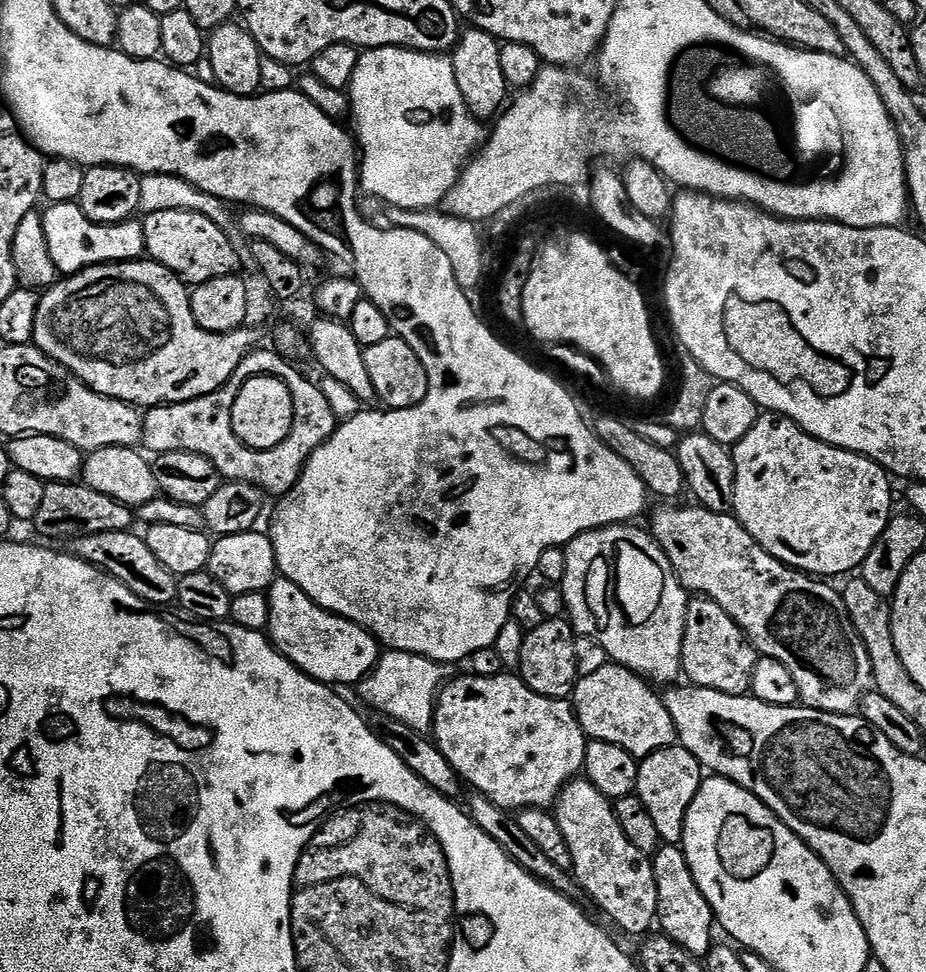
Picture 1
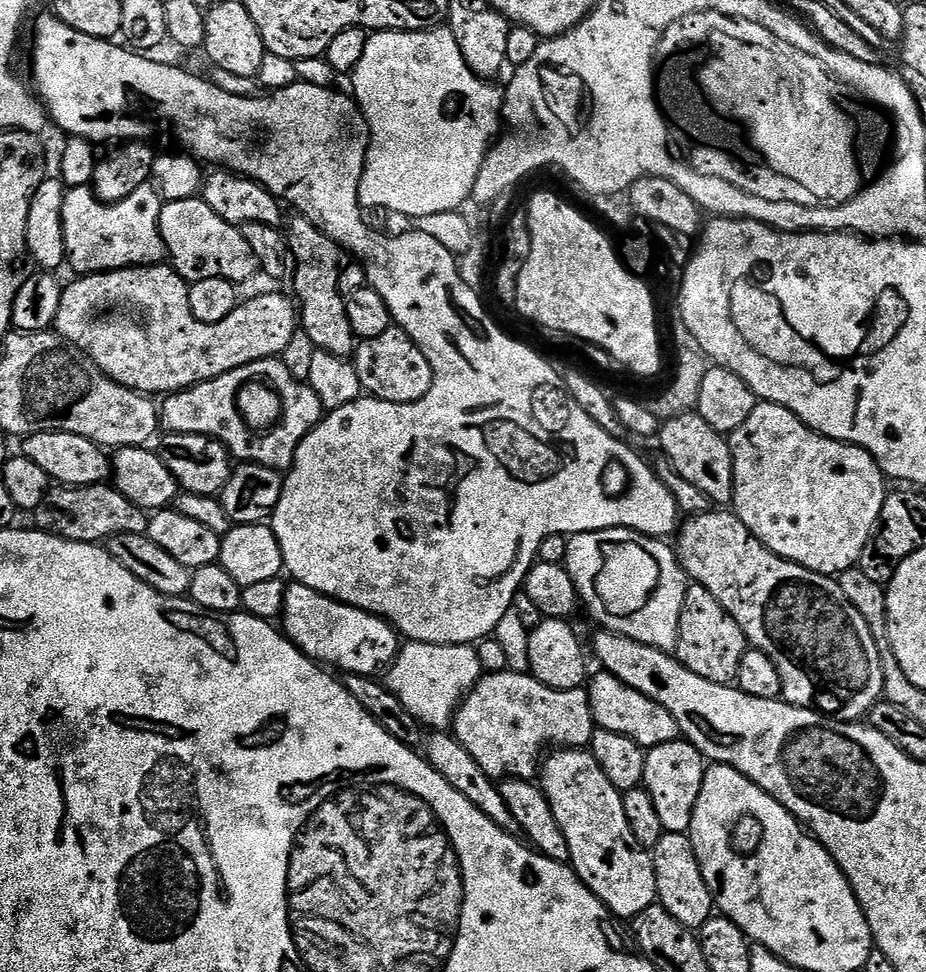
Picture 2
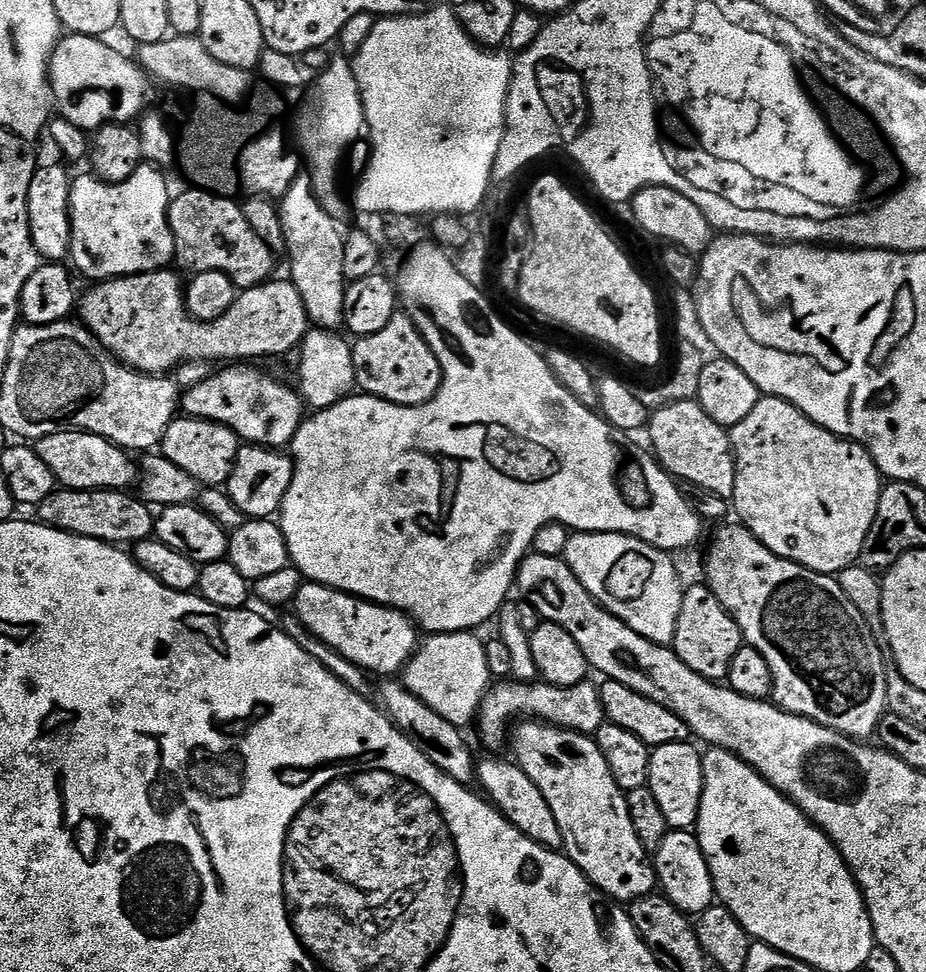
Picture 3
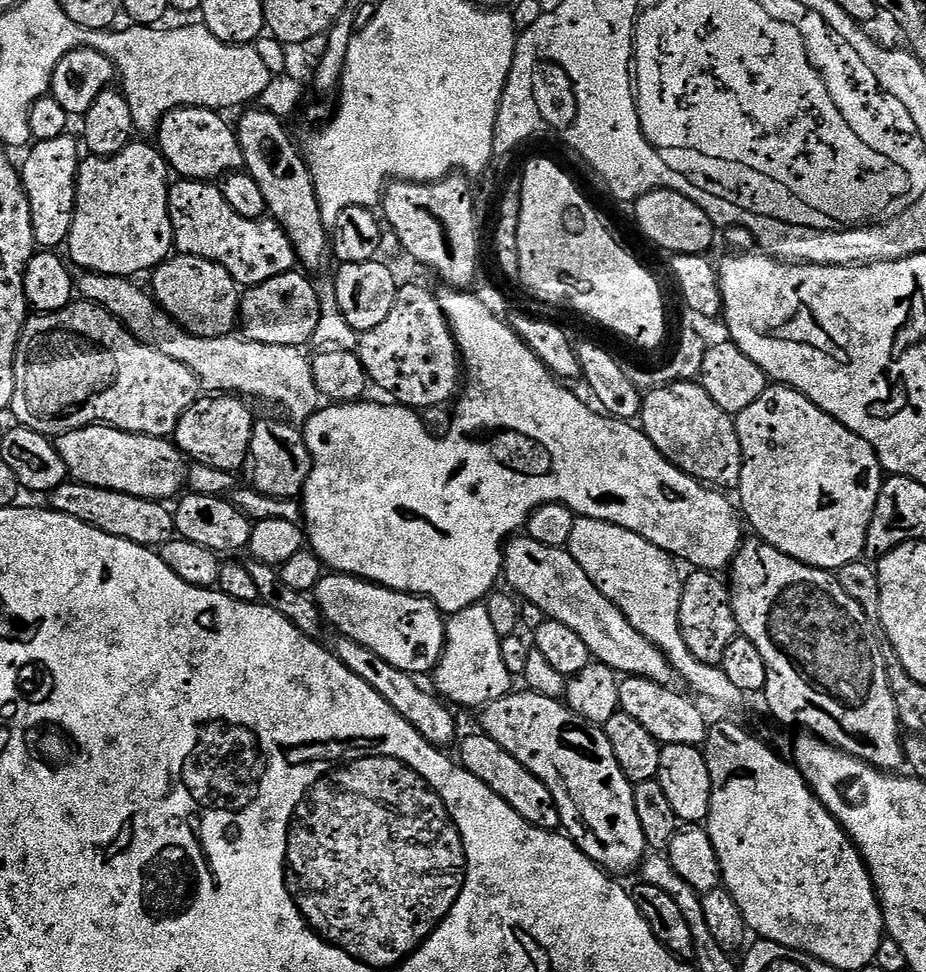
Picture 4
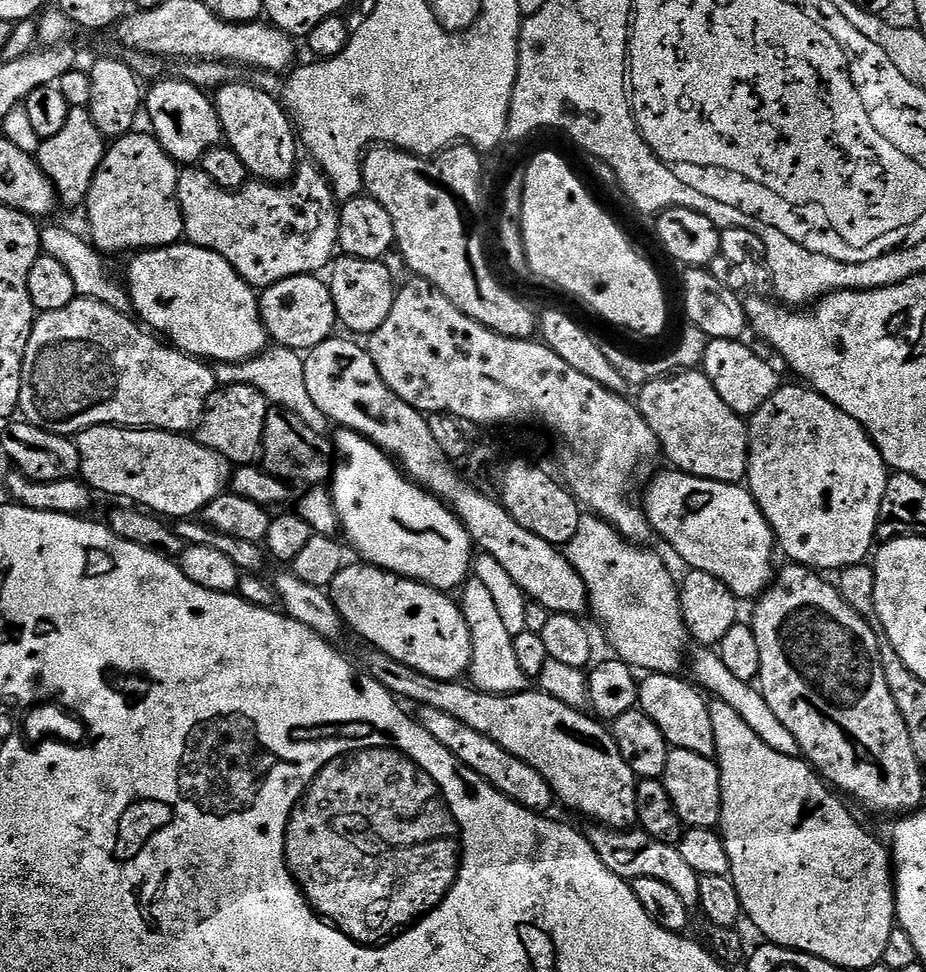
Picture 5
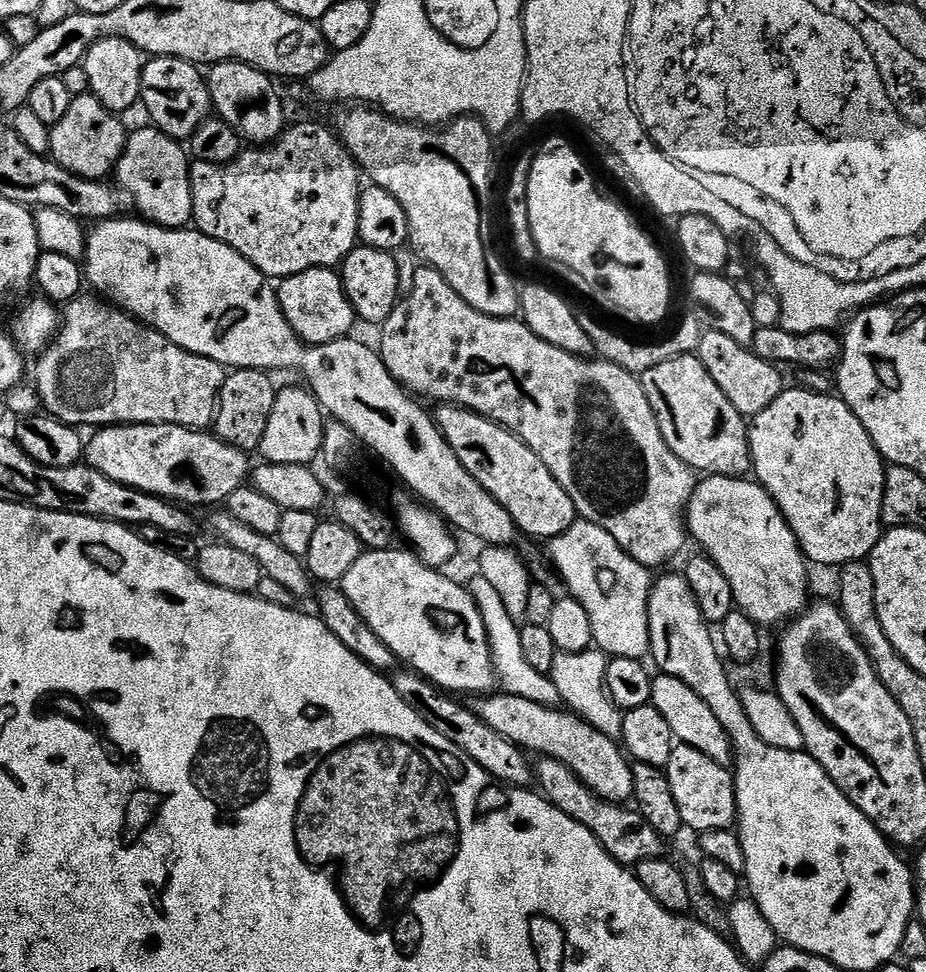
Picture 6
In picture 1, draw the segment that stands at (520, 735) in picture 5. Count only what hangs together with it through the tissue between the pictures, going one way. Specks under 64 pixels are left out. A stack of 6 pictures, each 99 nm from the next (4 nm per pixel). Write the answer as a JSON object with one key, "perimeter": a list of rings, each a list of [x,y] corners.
{"perimeter":[[[575,778],[568,781],[557,796],[554,815],[558,826],[562,826],[566,846],[570,846],[571,871],[576,883],[622,931],[637,938],[643,937],[651,929],[648,927],[657,923],[658,890],[655,888],[654,870],[651,859],[641,854],[638,846],[634,846],[634,842],[630,842],[626,834],[622,834],[613,801],[608,800],[606,794],[602,794],[602,790],[598,790],[598,786],[594,786],[589,780]]]}

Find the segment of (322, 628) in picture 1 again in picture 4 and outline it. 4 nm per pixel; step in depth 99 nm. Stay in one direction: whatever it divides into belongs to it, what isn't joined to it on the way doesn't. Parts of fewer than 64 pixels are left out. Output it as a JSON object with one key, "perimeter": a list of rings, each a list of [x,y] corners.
{"perimeter":[[[339,574],[324,575],[318,582],[314,599],[321,616],[331,627],[333,624],[337,628],[340,636],[358,642],[358,646],[366,646],[366,650],[374,650],[374,654],[390,662],[390,666],[421,674],[431,673],[440,663],[440,655],[444,653],[446,616],[433,600],[395,592],[357,576]]]}

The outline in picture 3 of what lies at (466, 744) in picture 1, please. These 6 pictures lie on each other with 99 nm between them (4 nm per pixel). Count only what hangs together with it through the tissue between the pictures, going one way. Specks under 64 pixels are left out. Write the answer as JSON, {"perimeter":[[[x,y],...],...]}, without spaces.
{"perimeter":[[[496,682],[489,687],[484,695],[484,701],[480,703],[478,713],[478,725],[480,724],[480,740],[488,748],[500,748],[504,744],[504,739],[509,739],[510,728],[508,732],[508,723],[516,715],[524,716],[520,718],[535,718],[541,722],[556,725],[557,728],[569,728],[572,732],[582,732],[585,734],[595,734],[604,723],[606,717],[602,698],[600,697],[599,687],[592,682],[585,682],[578,686],[554,686],[543,682],[519,683],[519,682]]]}

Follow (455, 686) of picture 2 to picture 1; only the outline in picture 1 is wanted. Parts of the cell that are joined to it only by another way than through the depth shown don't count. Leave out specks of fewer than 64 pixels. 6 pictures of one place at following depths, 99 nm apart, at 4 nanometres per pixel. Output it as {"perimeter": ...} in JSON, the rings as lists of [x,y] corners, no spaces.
{"perimeter":[[[388,650],[360,681],[358,691],[369,704],[369,709],[386,714],[398,722],[406,722],[406,726],[428,734],[432,731],[432,719],[436,713],[436,697],[446,680],[444,672],[441,665],[425,656]]]}

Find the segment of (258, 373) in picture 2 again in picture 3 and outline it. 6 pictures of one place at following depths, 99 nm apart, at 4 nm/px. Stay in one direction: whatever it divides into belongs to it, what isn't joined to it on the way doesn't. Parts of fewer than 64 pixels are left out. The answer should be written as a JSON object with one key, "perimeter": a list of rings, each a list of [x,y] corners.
{"perimeter":[[[224,366],[221,372],[213,371],[202,382],[191,385],[182,396],[182,412],[185,417],[209,420],[212,423],[226,424],[236,432],[241,441],[258,444],[261,448],[284,450],[291,445],[292,439],[304,425],[306,419],[306,404],[295,387],[275,380],[268,372],[263,372],[260,366]]]}

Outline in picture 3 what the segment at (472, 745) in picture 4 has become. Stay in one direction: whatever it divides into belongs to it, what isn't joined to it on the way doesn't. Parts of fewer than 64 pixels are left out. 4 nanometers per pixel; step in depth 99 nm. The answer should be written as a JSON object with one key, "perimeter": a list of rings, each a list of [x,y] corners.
{"perimeter":[[[483,760],[478,764],[478,782],[484,786],[487,799],[500,813],[513,824],[526,838],[538,842],[547,848],[563,849],[562,830],[558,830],[558,822],[554,818],[554,810],[550,810],[546,798],[542,798],[542,790],[530,782],[528,775],[521,770],[520,765],[508,760]]]}

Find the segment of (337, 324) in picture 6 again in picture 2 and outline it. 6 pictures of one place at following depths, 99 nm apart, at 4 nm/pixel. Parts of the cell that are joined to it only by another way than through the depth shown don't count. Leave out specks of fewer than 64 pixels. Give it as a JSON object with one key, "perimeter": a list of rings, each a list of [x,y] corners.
{"perimeter":[[[170,266],[119,268],[116,272],[81,275],[64,288],[54,325],[56,335],[88,355],[114,380],[145,394],[175,394],[207,380],[218,378],[230,370],[238,370],[250,362],[279,357],[298,336],[298,308],[291,295],[264,292],[253,300],[237,303],[229,316],[208,324],[194,318],[190,306],[189,283]]]}

